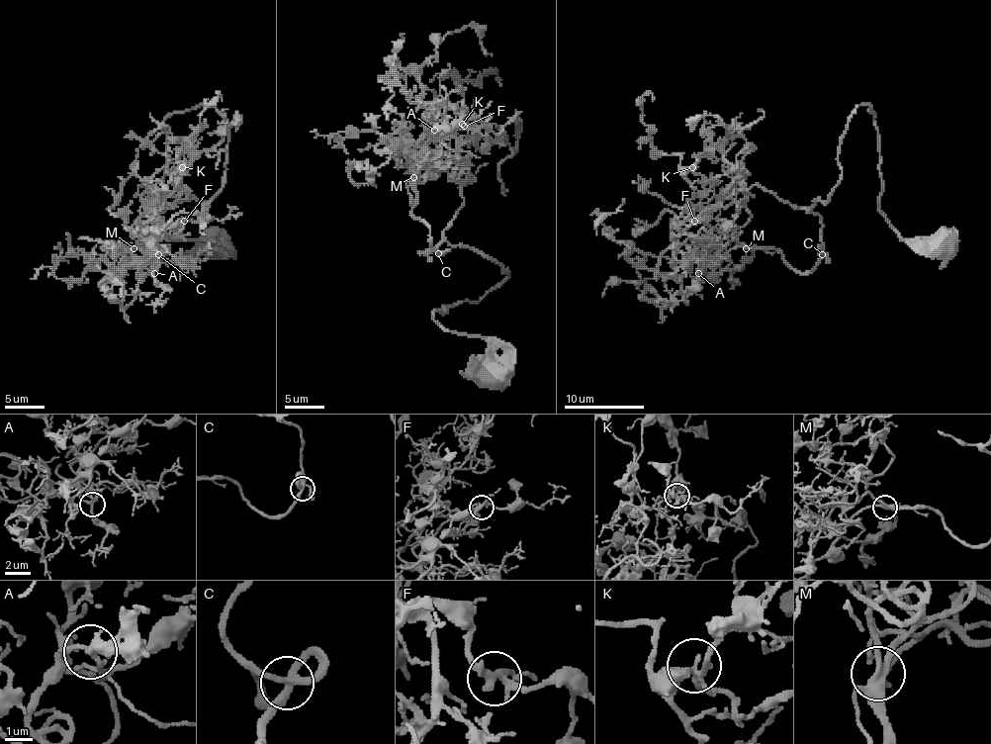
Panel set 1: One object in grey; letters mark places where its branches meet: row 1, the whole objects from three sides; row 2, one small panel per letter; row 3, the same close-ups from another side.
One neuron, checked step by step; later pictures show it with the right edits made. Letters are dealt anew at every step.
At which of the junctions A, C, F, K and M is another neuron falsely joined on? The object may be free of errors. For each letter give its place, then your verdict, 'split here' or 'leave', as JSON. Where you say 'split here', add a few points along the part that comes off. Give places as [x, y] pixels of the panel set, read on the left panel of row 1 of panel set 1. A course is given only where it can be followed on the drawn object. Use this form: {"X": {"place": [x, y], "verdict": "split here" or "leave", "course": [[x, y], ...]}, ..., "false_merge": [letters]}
{"A": {"place": [154, 273], "verdict": "leave"}, "C": {"place": [158, 254], "verdict": "leave"}, "F": {"place": [184, 221], "verdict": "leave"}, "K": {"place": [182, 167], "verdict": "leave"}, "M": {"place": [134, 248], "verdict": "leave"}, "false_merge": []}

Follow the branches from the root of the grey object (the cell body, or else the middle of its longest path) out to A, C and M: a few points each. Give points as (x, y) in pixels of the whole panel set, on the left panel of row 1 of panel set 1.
A: (220, 242), (154, 221), (164, 121), (202, 105), (224, 185), (148, 223), (154, 273)
C: (220, 242), (154, 221), (164, 121), (202, 105), (225, 121), (224, 185), (148, 223), (140, 242), (158, 254)
M: (220, 242), (154, 221), (164, 121), (202, 105), (225, 121), (224, 185), (148, 223), (150, 273), (134, 248)

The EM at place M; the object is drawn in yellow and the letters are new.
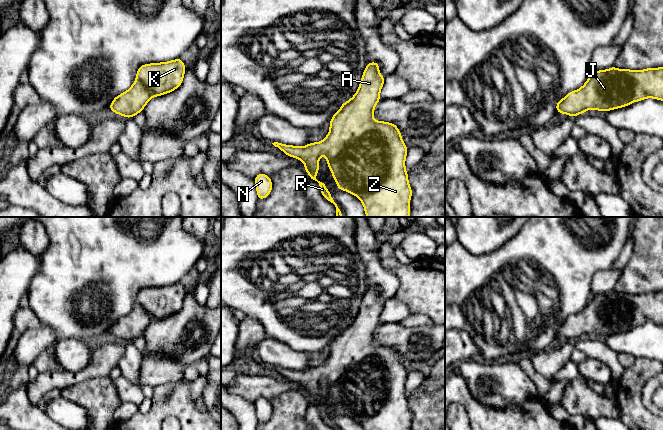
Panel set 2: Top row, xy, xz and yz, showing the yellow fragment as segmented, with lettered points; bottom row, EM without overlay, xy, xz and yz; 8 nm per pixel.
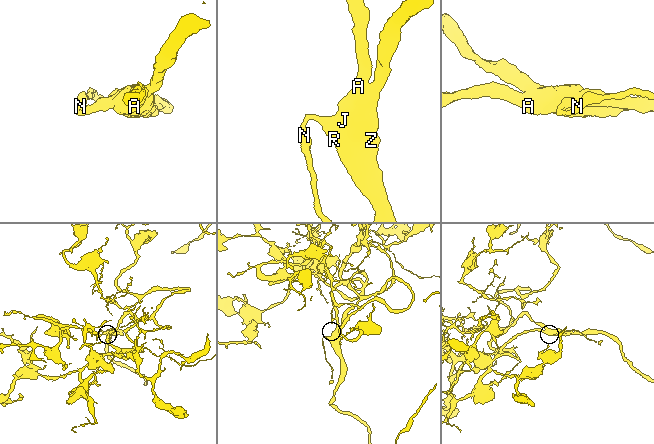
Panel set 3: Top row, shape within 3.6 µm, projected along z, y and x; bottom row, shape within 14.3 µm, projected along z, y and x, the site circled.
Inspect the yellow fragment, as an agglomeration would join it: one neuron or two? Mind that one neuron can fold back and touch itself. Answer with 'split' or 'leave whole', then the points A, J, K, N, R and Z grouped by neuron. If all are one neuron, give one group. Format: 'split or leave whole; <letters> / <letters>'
leave whole; A J K N R Z

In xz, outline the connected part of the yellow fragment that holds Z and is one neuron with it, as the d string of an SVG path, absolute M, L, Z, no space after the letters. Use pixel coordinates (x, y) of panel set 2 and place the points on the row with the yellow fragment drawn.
M368 62L364 69L360 85L354 96L342 103L338 112L330 120L330 131L320 142L306 146L292 146L272 143L287 156L297 158L304 164L311 179L317 181L323 197L334 205L336 217L343 217L338 203L324 183L316 179L319 171L319 158L325 155L332 176L339 190L344 190L360 199L367 217L409 217L412 189L409 185L405 160L408 152L402 135L394 123L375 121L373 112L381 100L380 91L385 78L379 73L378 62Z

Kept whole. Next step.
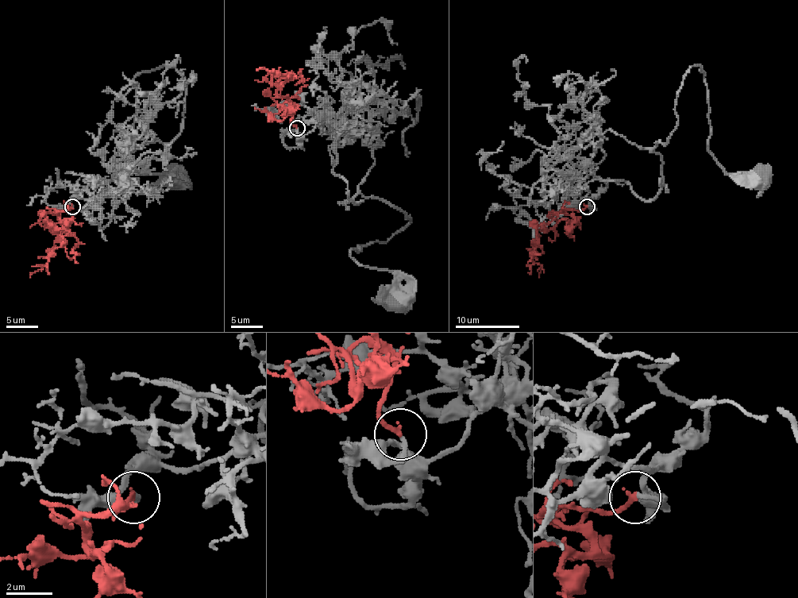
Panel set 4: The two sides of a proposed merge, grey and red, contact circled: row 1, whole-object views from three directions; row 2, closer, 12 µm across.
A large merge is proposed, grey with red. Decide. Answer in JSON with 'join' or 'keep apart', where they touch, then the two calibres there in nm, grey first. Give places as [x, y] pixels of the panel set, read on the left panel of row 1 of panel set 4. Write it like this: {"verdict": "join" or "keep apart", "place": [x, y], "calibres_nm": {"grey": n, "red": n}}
{"verdict": "join", "place": [72, 206], "calibres_nm": {"grey": 200, "red": 200}}

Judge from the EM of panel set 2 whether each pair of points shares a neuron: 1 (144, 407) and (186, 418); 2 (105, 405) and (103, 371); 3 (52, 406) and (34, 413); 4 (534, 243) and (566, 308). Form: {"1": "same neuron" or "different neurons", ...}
{"1": "different neurons", "2": "different neurons", "3": "different neurons", "4": "same neuron"}

